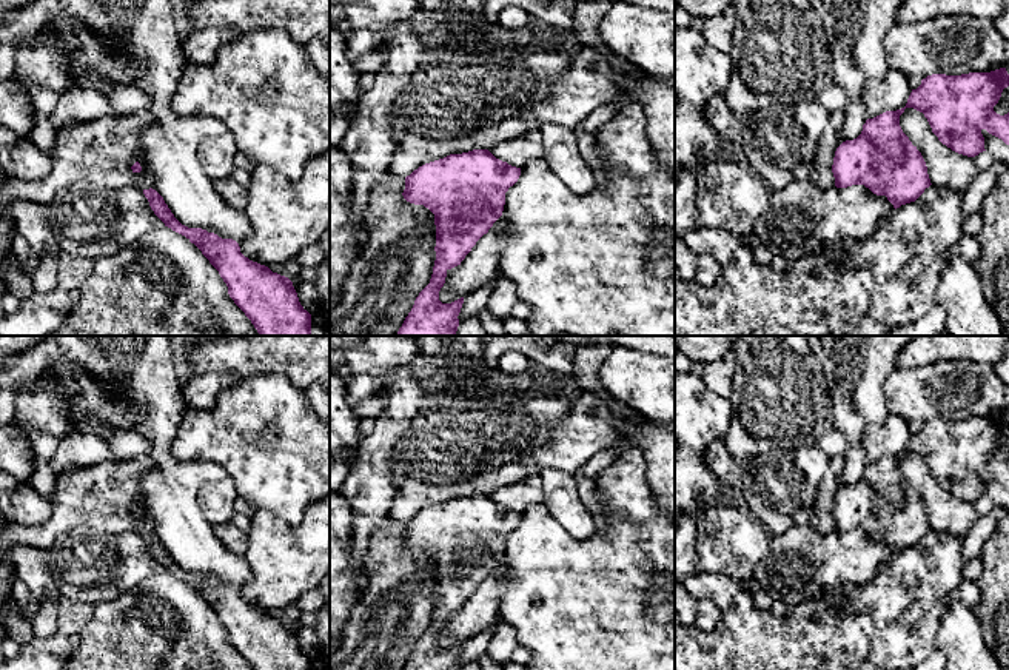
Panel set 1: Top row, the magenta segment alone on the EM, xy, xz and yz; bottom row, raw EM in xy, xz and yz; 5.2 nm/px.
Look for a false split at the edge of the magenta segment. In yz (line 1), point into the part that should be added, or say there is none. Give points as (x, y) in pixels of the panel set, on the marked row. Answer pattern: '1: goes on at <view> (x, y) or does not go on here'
1: does not go on here

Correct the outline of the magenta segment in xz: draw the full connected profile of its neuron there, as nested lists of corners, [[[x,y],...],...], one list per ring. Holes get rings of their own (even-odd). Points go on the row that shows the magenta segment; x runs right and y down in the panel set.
[[[473,149],[425,163],[405,177],[404,199],[414,205],[424,205],[434,214],[436,260],[430,283],[416,297],[397,336],[456,334],[464,297],[451,303],[439,300],[439,291],[445,283],[447,271],[461,265],[476,242],[502,216],[505,193],[518,182],[519,176],[521,168],[496,159],[488,149]]]

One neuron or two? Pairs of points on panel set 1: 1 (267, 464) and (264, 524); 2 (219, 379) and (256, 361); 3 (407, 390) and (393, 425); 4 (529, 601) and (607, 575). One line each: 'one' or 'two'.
1: two
2: two
3: one
4: one

